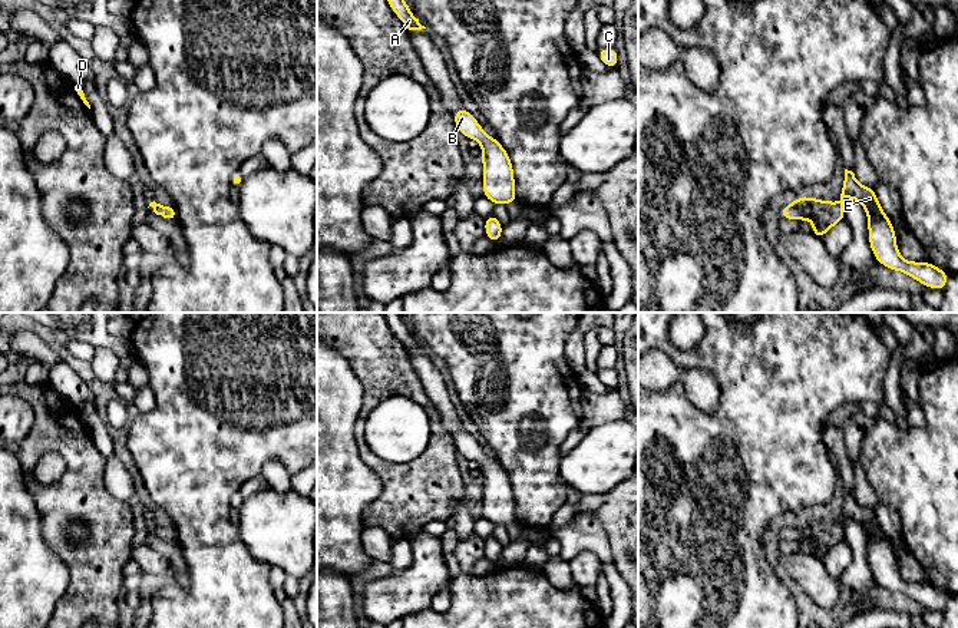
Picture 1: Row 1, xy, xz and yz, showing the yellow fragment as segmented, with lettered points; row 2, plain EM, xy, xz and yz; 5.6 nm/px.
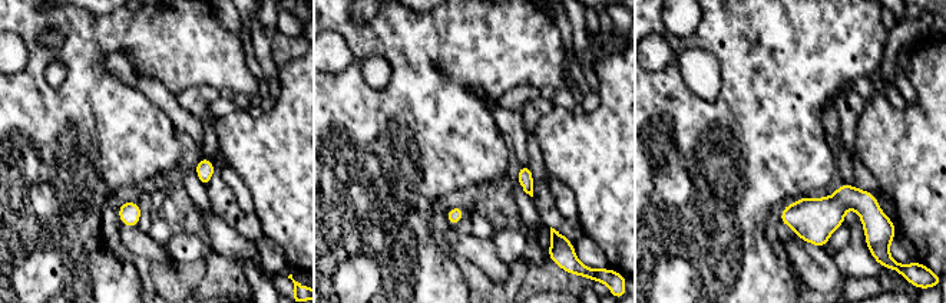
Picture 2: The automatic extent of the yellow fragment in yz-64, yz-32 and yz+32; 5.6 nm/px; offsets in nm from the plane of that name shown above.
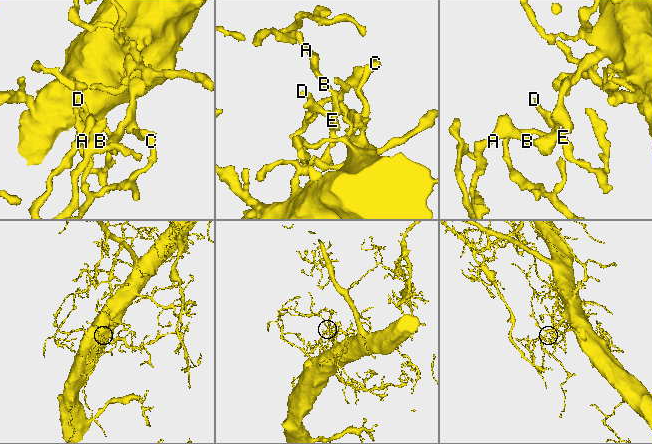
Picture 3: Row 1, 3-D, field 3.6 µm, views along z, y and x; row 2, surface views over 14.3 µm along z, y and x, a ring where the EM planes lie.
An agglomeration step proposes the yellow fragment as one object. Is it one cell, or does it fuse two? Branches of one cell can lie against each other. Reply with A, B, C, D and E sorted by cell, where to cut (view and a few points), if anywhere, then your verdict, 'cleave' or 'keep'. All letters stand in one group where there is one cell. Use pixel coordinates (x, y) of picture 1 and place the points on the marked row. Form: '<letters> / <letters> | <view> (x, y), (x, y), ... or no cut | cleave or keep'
A B C D E | no cut | keep

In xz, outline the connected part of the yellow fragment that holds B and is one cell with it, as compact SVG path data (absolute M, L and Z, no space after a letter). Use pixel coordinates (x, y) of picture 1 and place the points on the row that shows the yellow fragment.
M457 108L453 113L456 130L468 139L480 143L483 165L483 196L493 205L509 205L518 202L515 192L513 166L509 153L502 148L499 141L488 136L475 116L463 108Z

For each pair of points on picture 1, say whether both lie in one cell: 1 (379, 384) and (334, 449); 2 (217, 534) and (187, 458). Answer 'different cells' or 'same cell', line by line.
1: different cells
2: same cell

